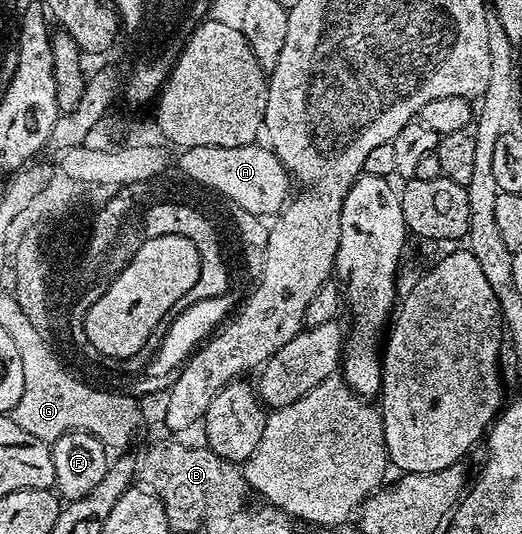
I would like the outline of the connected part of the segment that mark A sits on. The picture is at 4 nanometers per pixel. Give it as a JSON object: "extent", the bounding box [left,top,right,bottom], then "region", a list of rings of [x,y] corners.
{"extent":[177,142,292,218],"region":[[[255,142],[244,146],[192,146],[191,148],[183,148],[177,153],[179,155],[178,168],[186,175],[187,181],[201,184],[211,193],[217,194],[219,192],[224,199],[231,200],[228,202],[233,207],[248,210],[251,214],[261,218],[270,218],[281,213],[282,209],[286,207],[288,203],[286,191],[289,190],[290,184],[292,188],[292,180],[286,167],[279,162],[278,155],[271,152],[269,147],[262,145],[261,148],[260,145],[261,143]]]}

